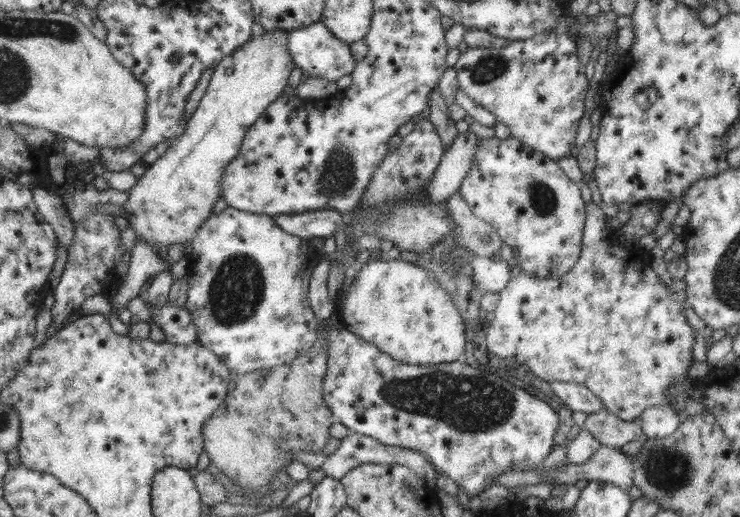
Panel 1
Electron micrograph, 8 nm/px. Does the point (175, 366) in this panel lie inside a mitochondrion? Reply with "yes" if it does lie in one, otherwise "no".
no

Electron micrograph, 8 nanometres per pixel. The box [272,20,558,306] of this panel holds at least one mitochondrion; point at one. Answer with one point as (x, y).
(339, 177)

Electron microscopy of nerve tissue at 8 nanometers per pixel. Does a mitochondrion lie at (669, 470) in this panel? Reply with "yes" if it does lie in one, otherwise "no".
yes

